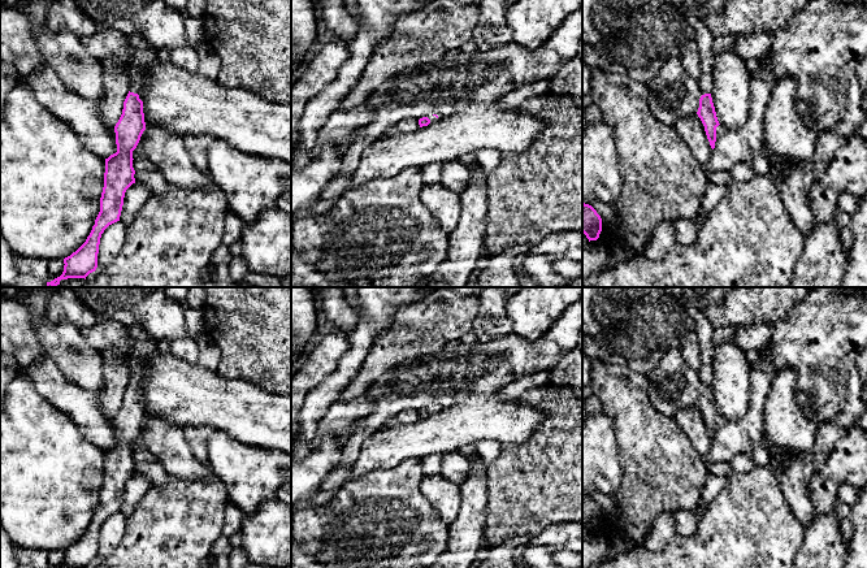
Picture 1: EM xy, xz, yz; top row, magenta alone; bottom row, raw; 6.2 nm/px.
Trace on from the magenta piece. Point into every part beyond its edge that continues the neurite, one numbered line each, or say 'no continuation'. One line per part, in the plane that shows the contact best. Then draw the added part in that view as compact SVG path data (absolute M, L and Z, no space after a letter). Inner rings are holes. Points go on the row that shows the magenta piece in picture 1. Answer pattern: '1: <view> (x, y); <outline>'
1: yz (703, 39); M688 10L686 13L686 19L694 30L694 42L698 45L701 61L703 65L702 77L698 79L698 87L702 90L702 95L711 94L712 91L711 65L715 57L712 51L714 36L710 34L706 25L690 10Z

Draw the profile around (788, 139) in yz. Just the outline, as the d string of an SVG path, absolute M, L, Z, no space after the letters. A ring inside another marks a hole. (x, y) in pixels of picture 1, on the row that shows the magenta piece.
M785 77L772 86L764 109L764 143L780 166L812 162L816 134L799 118L796 107L797 82Z

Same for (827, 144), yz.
M822 131L816 134L812 162L818 177L827 172L828 166L833 161L835 155L845 143L846 138L836 133Z

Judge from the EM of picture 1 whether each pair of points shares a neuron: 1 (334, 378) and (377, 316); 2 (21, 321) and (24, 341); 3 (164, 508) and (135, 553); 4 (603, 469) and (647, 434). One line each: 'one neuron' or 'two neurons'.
1: one neuron
2: one neuron
3: one neuron
4: two neurons

